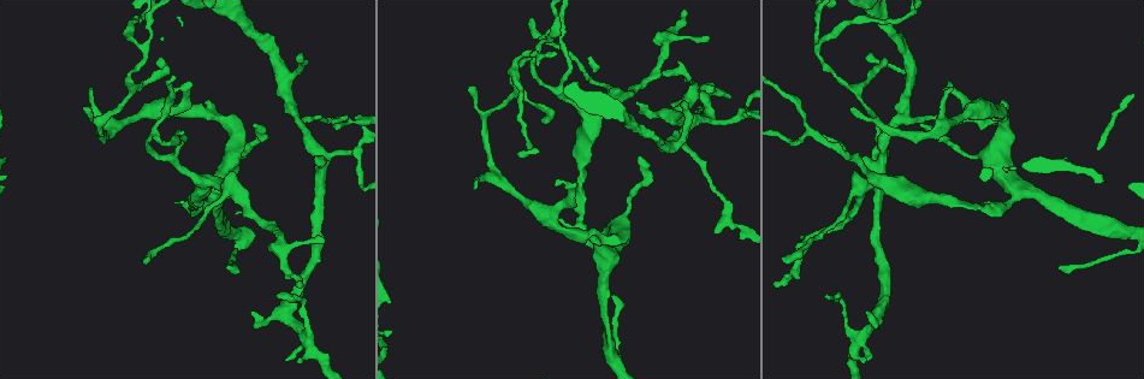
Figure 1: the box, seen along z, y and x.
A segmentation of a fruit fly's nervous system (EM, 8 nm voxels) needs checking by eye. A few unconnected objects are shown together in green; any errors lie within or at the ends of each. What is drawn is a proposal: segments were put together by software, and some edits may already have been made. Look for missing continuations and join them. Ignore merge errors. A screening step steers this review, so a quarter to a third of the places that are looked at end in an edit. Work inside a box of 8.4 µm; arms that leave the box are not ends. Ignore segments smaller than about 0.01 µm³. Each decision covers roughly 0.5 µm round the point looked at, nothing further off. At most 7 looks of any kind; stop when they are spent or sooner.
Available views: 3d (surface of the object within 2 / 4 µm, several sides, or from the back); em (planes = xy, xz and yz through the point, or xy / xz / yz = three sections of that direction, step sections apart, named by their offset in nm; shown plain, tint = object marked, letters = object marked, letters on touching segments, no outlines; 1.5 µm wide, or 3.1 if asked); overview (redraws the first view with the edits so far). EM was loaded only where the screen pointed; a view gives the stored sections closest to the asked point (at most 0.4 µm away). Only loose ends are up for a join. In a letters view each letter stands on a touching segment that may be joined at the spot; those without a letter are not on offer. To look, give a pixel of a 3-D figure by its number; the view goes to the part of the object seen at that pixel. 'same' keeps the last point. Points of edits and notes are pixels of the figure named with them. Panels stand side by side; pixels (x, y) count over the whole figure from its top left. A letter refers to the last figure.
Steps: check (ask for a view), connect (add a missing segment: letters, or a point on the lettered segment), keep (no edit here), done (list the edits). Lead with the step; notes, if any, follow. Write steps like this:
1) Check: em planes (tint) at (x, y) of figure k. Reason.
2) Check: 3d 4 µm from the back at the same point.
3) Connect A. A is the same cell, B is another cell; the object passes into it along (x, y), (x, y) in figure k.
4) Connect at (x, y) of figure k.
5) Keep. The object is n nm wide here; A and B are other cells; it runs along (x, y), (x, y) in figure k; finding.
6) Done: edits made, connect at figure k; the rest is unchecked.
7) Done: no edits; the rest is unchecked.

Check: em xy step 4 (letters) at (983, 202) of figure 1. An open end.

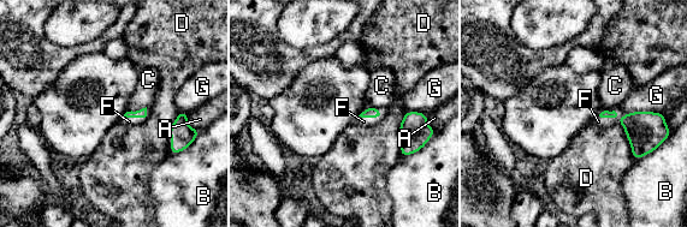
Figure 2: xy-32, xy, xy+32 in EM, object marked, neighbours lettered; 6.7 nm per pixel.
Check: em planes (letters) at the same point.

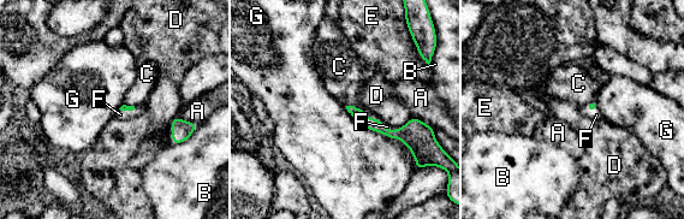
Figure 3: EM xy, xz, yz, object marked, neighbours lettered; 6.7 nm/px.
Connect F. F is the same cell, A, B, C, D, E and G are other cells; the object passes into it along (416, 135), (381, 123), (368, 113) in figure 3; the cell continues.

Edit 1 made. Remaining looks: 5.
Check: em planes (letters) at (324, 241) of figure 1. Free end.

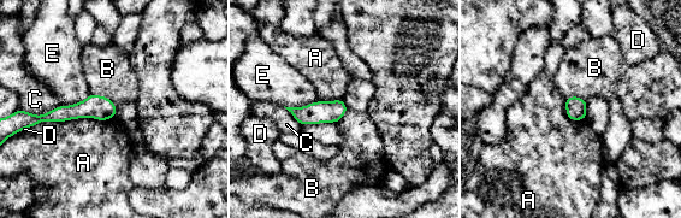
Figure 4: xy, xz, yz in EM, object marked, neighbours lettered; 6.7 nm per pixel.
Keep. The object is 140 nm wide here; A, B, C, D and E are other cells; none of them fits.

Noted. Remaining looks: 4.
Done: edits made, connect at figure 3; the rest is unchecked.

